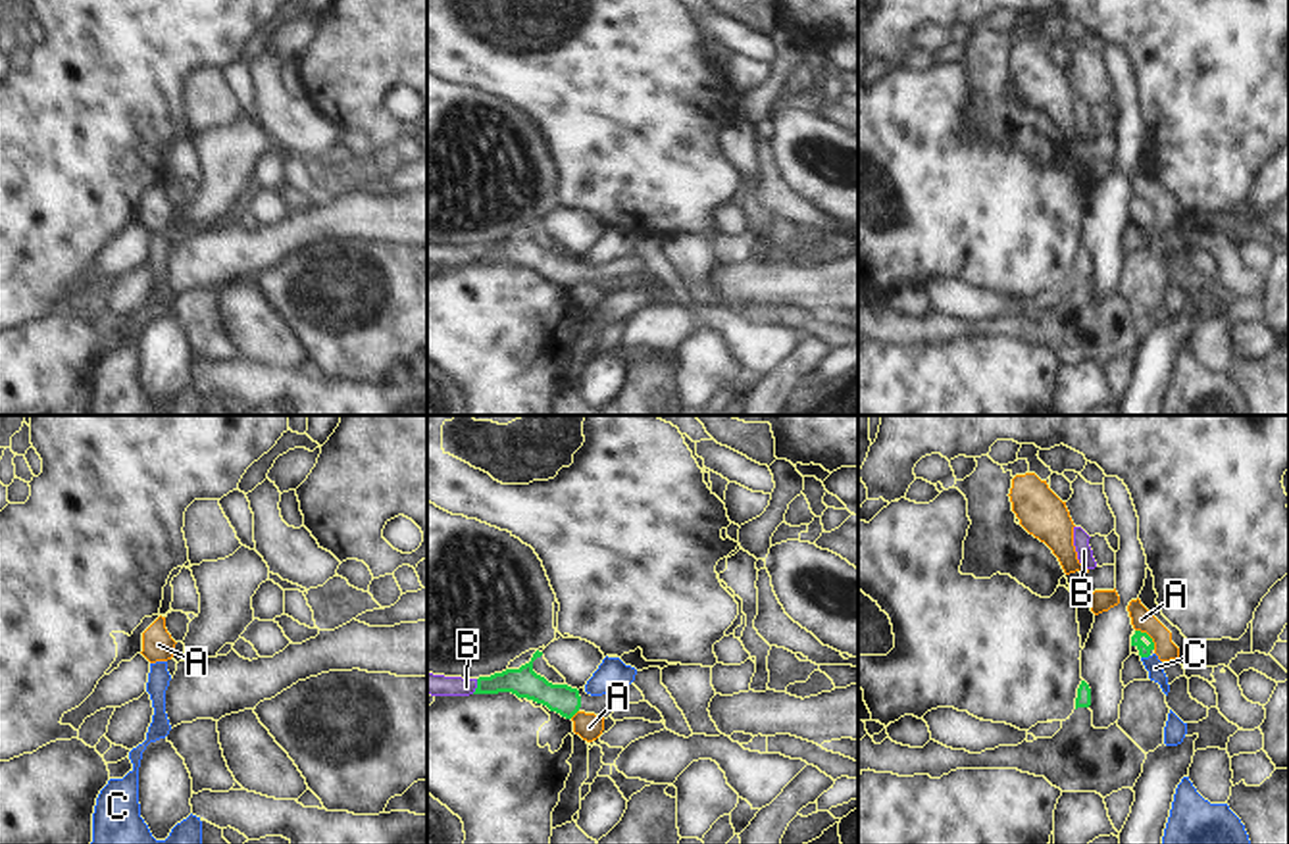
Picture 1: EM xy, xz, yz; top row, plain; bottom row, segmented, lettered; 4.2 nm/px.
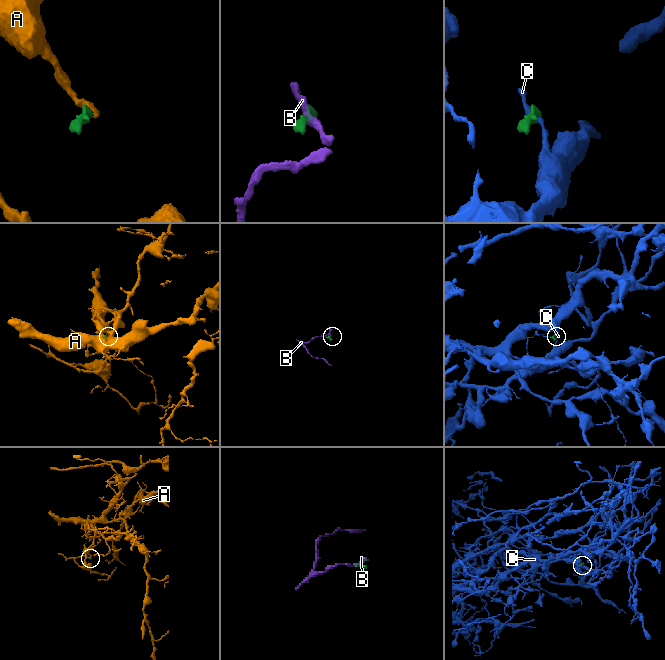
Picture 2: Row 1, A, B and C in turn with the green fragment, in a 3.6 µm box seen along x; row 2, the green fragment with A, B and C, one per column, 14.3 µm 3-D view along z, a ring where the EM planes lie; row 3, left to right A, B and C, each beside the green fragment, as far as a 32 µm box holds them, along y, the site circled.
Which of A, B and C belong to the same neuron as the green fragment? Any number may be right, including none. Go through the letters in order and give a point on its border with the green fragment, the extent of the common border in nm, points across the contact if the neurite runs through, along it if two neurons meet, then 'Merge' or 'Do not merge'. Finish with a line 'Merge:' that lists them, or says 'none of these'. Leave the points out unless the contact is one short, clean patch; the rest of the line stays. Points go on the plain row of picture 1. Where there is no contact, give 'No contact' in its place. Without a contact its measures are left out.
A: Touches green at yz (1149, 206). Shared border 120 nm. Boundary: yz (1136, 198), (1143, 200), (1155, 218). Do not merge
B: Touches green at xz (478, 256). Shared border 70 nm. Boundary: xz (478, 248), (478, 256), (472, 262). Do not merge
C: Touches green at yz (1145, 225). Shared border 40 nm. Boundary: yz (1149, 223), (1141, 227). Do not merge
Merge: none of these.

